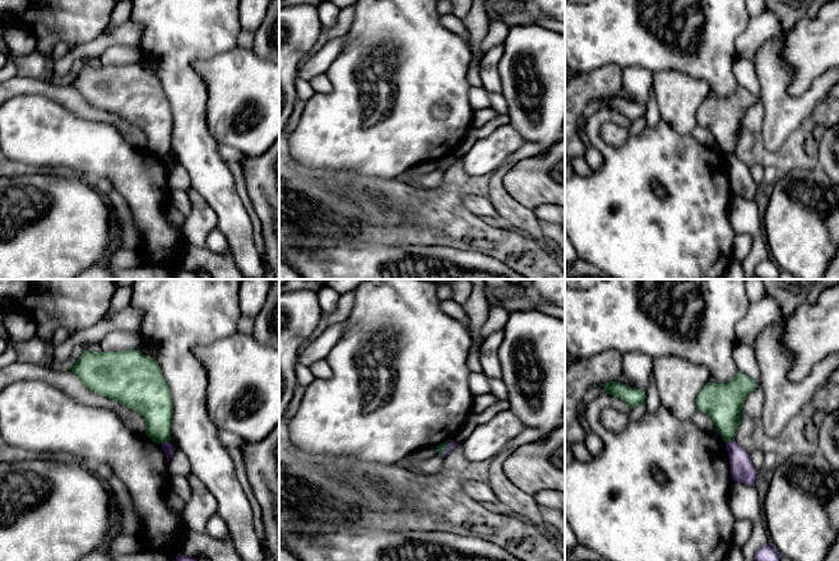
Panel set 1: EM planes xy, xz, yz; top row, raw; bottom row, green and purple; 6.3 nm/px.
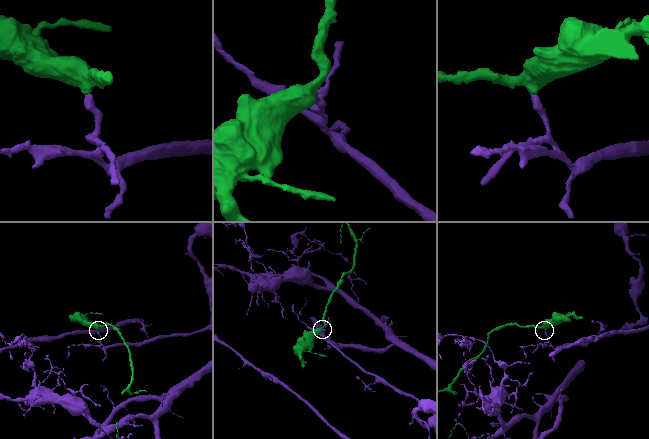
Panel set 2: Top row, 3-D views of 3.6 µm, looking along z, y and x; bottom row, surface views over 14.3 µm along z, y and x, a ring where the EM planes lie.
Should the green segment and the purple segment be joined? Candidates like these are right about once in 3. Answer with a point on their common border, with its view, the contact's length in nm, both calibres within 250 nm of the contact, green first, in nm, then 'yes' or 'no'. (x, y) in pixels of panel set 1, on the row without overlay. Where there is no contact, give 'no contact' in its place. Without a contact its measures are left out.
xz (445, 163) | 120 nm | 60/60 nm | no

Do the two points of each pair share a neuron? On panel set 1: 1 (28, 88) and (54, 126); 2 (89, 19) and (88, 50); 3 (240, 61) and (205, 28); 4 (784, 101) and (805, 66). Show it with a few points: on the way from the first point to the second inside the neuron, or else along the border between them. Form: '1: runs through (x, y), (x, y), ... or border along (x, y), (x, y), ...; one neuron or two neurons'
1: border along (13, 96), (45, 94), (60, 103); two neurons
2: border along (101, 33), (73, 49); two neurons
3: border along (236, 45), (208, 59), (200, 59); two neurons
4: border along (784, 63), (792, 70), (788, 91), (798, 97); two neurons

